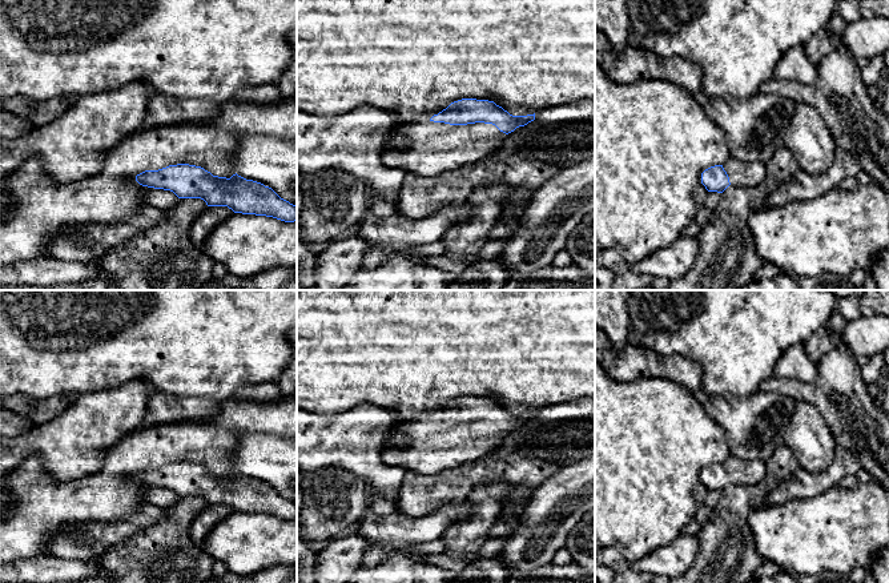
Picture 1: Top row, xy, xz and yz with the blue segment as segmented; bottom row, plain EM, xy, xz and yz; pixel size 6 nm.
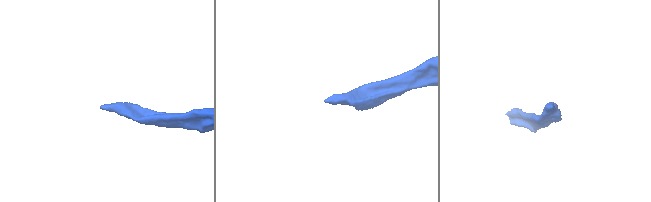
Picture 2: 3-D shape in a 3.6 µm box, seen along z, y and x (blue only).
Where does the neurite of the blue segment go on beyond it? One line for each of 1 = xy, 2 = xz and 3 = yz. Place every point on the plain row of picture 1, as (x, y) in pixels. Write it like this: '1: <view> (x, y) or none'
1: none
2: xz (434, 446)
3: yz (747, 473)

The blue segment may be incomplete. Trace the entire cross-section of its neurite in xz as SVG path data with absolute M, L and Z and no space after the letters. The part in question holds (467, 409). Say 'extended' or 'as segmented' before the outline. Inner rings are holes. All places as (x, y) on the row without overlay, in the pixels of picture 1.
extended | M462 397L451 401L446 407L411 423L397 423L390 431L407 437L406 446L385 443L379 453L381 461L390 467L433 475L443 470L455 469L464 462L475 462L500 446L508 431L535 418L534 413L512 414L494 399Z

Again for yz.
extended | M729 455L724 463L715 463L701 471L701 482L708 490L723 491L729 483L753 486L767 477L761 459L744 461Z

